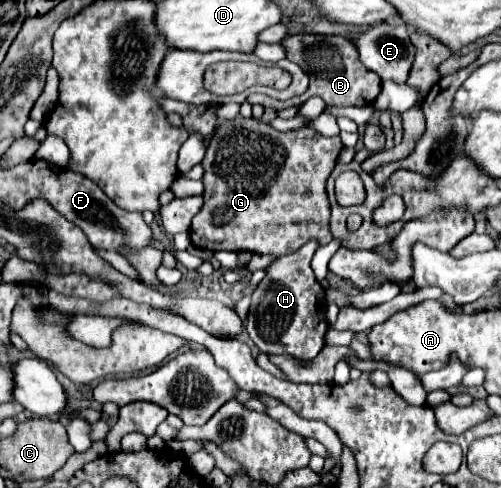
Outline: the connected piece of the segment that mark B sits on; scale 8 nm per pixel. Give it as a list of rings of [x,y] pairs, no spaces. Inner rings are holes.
[[[298,34],[282,40],[286,48],[286,58],[302,66],[302,70],[310,78],[310,86],[304,94],[304,100],[310,96],[320,96],[328,106],[368,106],[380,94],[380,78],[372,74],[358,58],[356,46],[342,36],[320,36],[320,34]],[[332,46],[340,60],[332,58],[328,52]]]

